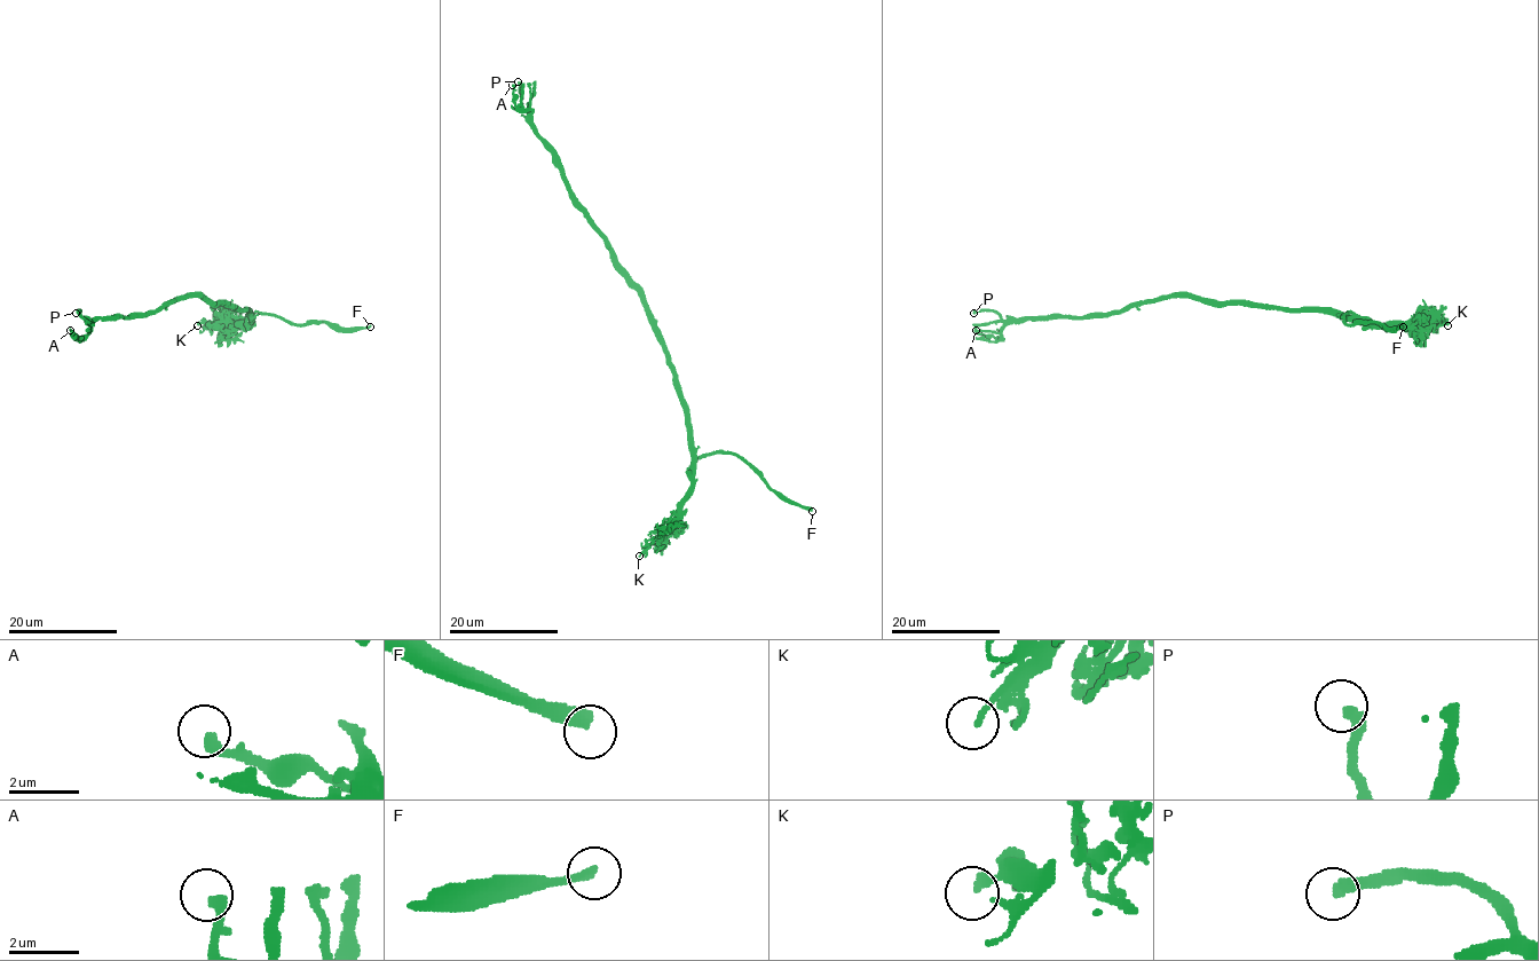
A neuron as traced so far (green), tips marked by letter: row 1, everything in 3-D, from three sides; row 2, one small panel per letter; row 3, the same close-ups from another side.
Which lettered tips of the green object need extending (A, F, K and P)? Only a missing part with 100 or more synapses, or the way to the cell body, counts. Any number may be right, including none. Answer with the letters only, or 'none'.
F

